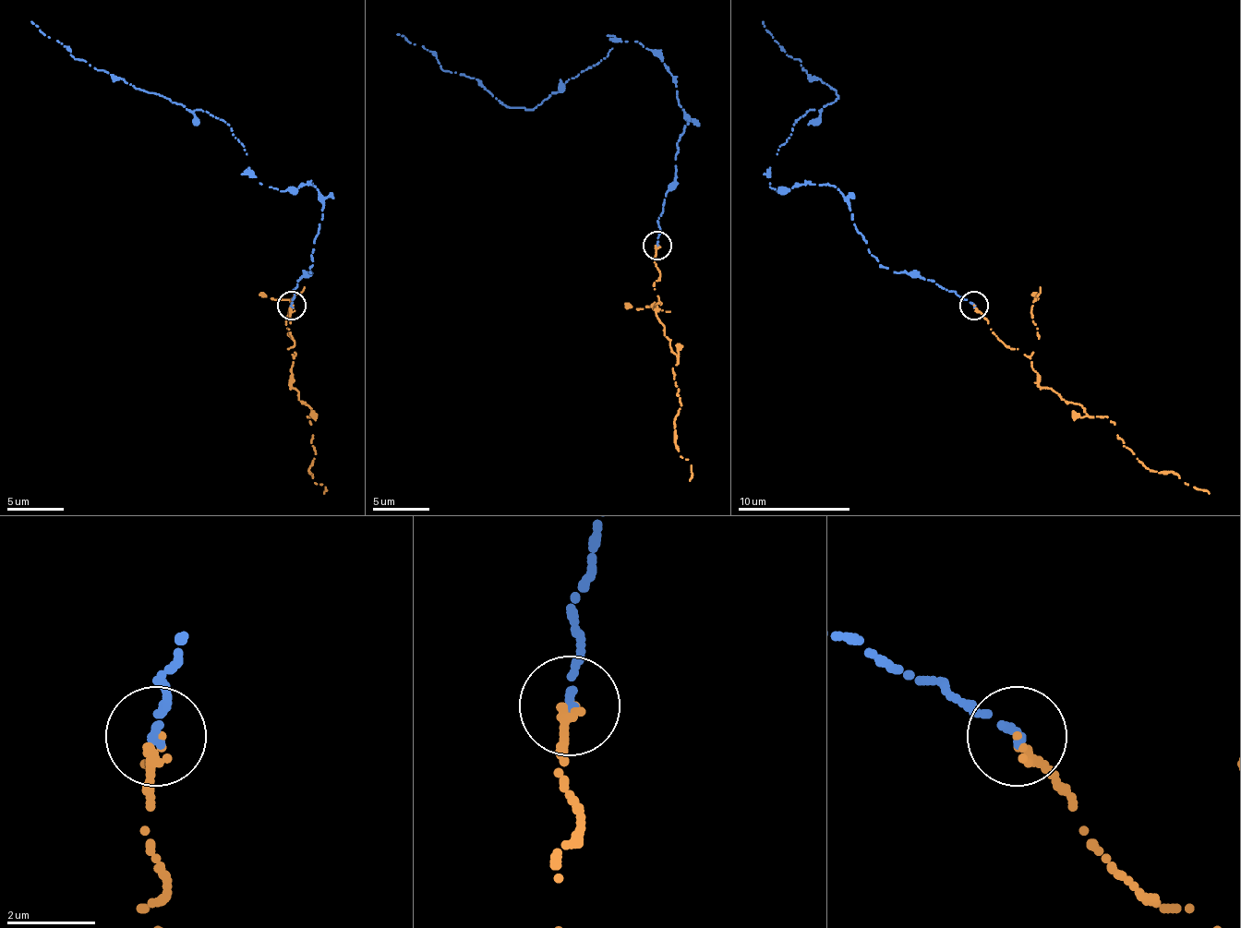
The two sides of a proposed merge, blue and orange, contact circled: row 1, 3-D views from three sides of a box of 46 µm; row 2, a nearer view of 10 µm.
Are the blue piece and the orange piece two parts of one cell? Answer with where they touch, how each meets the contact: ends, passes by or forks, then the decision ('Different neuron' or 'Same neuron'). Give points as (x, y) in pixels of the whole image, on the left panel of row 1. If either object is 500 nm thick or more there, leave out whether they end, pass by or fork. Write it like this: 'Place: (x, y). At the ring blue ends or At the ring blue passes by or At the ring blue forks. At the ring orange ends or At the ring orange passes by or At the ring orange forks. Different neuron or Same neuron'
Place: (292, 305). At the ring blue ends. At the ring orange ends. Same neuron

